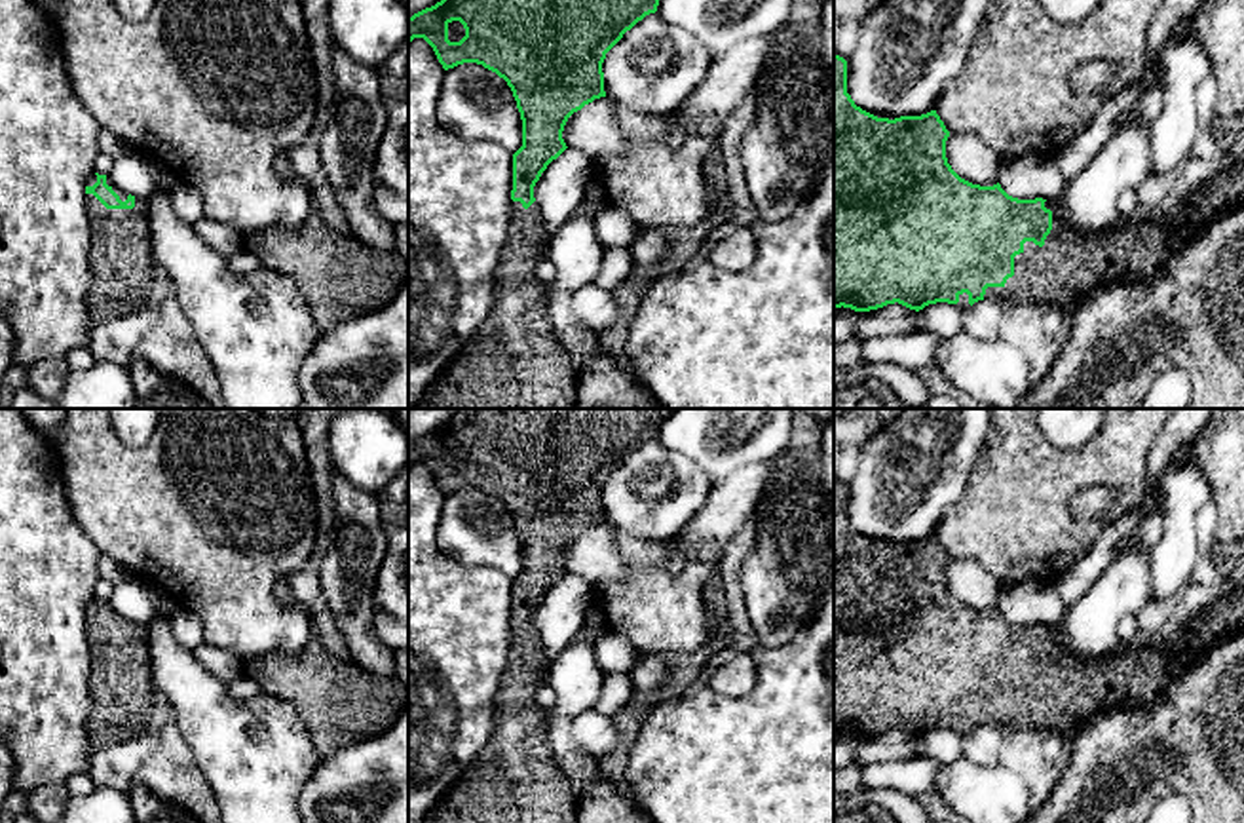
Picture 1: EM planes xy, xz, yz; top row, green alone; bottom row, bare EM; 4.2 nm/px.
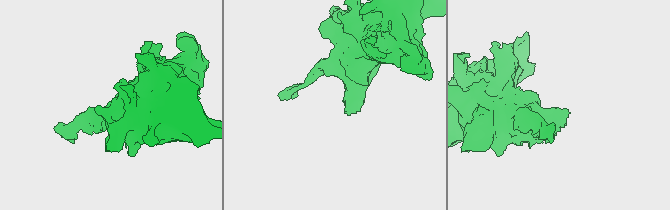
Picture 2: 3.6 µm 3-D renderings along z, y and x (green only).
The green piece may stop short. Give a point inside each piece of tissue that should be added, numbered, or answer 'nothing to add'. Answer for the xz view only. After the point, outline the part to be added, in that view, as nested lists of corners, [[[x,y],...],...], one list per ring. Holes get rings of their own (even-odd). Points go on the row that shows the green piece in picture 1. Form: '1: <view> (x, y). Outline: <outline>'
1: xz (515, 360). Outline: [[[513,201],[509,238],[494,274],[494,304],[490,316],[460,354],[441,371],[431,388],[414,409],[574,409],[577,395],[577,371],[560,344],[558,333],[547,317],[549,289],[536,270],[549,243],[543,217],[534,201],[528,209]]]

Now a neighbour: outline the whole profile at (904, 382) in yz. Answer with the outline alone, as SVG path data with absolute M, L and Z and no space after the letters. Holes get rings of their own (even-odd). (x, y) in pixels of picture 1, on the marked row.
M866 363L860 369L834 367L834 386L885 384L904 405L927 407L929 390L914 369L898 363Z

